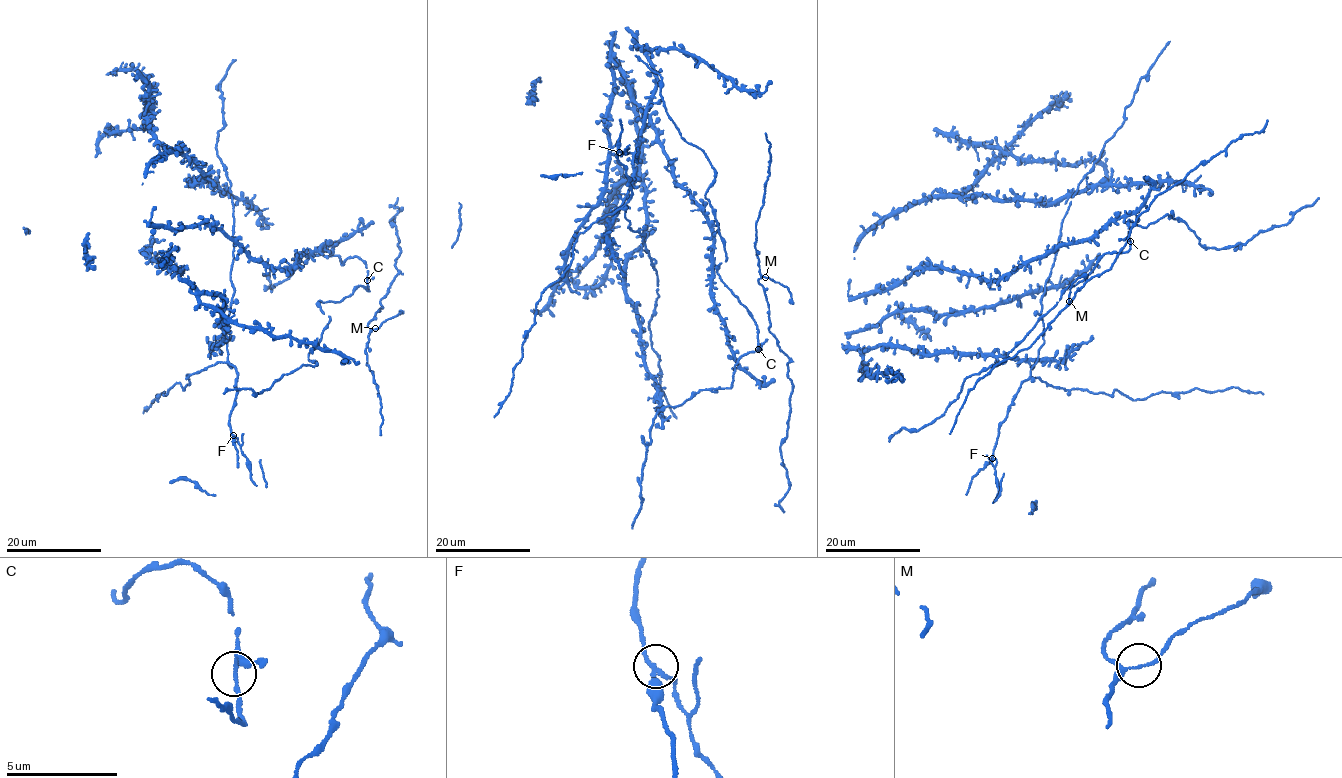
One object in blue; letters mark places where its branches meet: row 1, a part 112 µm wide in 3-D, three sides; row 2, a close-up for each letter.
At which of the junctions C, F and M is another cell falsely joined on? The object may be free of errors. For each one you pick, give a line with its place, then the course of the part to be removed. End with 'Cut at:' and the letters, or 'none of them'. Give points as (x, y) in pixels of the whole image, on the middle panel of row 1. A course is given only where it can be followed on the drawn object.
F: place (619, 152)
Cut at: F

